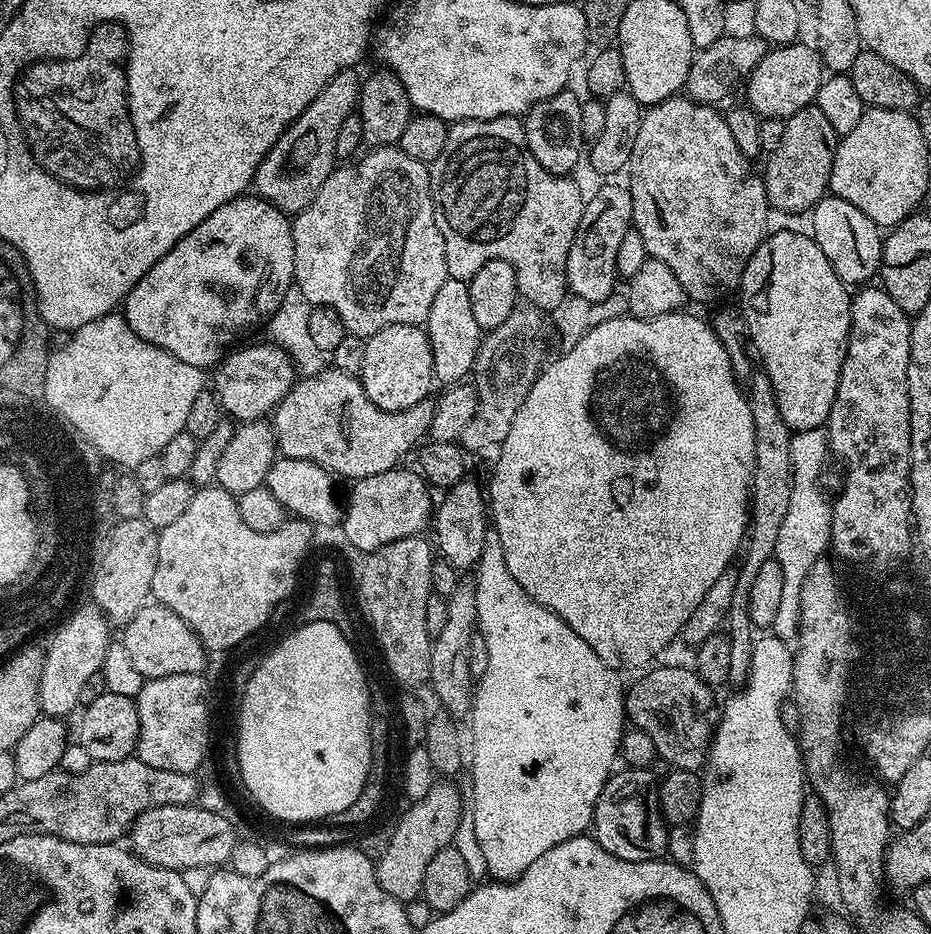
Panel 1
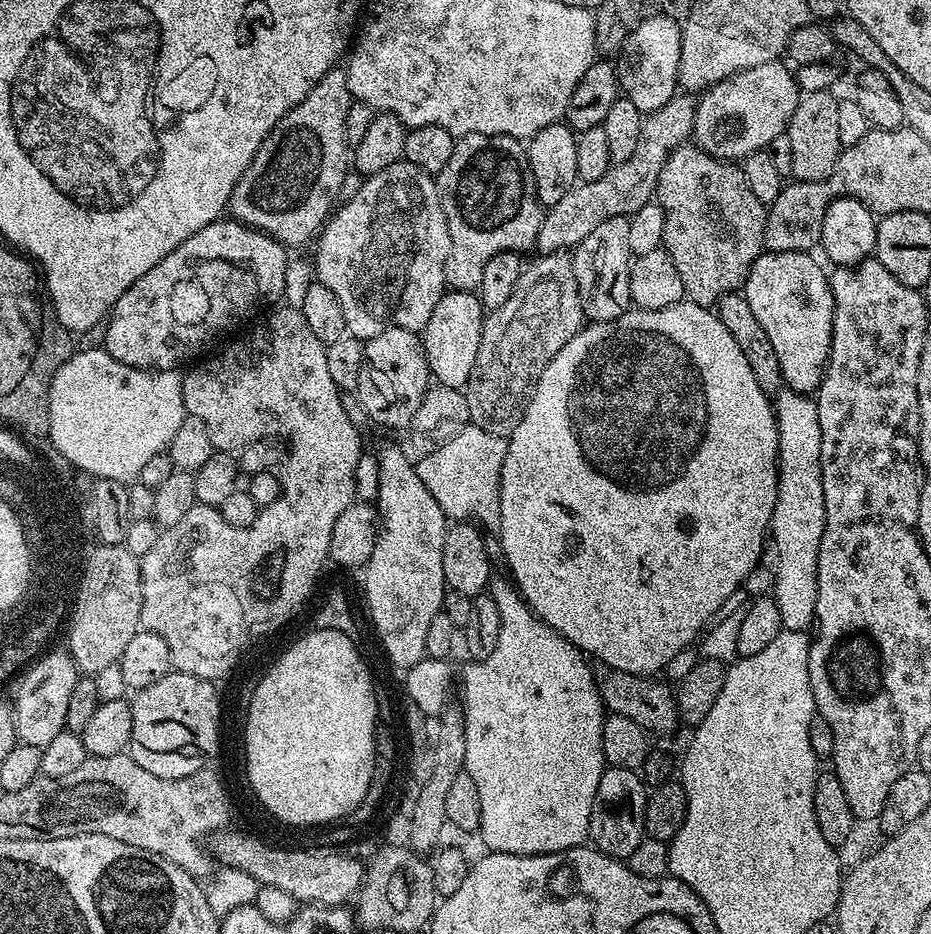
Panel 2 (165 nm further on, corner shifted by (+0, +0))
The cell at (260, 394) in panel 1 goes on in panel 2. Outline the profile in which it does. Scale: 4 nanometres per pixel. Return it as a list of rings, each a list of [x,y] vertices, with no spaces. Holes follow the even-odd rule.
[[[280,306],[275,309],[276,313],[268,321],[260,324],[257,328],[252,328],[237,344],[232,344],[229,348],[221,350],[217,356],[212,356],[209,360],[201,359],[197,368],[192,368],[183,377],[184,382],[184,410],[187,415],[201,418],[206,423],[207,432],[211,436],[212,445],[217,451],[229,451],[230,444],[245,445],[254,440],[274,440],[280,438],[290,439],[290,454],[280,468],[281,491],[280,497],[272,504],[263,505],[257,511],[254,522],[245,528],[230,526],[226,518],[222,518],[219,507],[211,504],[197,503],[190,511],[183,516],[174,526],[163,529],[157,535],[154,546],[140,560],[140,581],[142,582],[142,614],[140,615],[141,625],[147,631],[158,634],[170,646],[170,658],[173,669],[177,672],[187,670],[197,672],[203,676],[220,675],[235,660],[236,653],[244,647],[251,638],[274,628],[280,624],[281,620],[288,619],[296,607],[300,607],[300,602],[308,595],[308,590],[312,585],[314,575],[321,575],[328,563],[328,551],[330,550],[330,534],[334,534],[334,522],[338,522],[338,514],[346,510],[357,499],[356,484],[352,480],[336,480],[336,467],[340,464],[340,472],[348,476],[360,464],[360,432],[356,429],[354,421],[348,417],[348,412],[344,409],[342,393],[334,386],[334,378],[330,378],[330,370],[326,367],[326,346],[310,334],[306,326],[306,318],[299,308]]]

